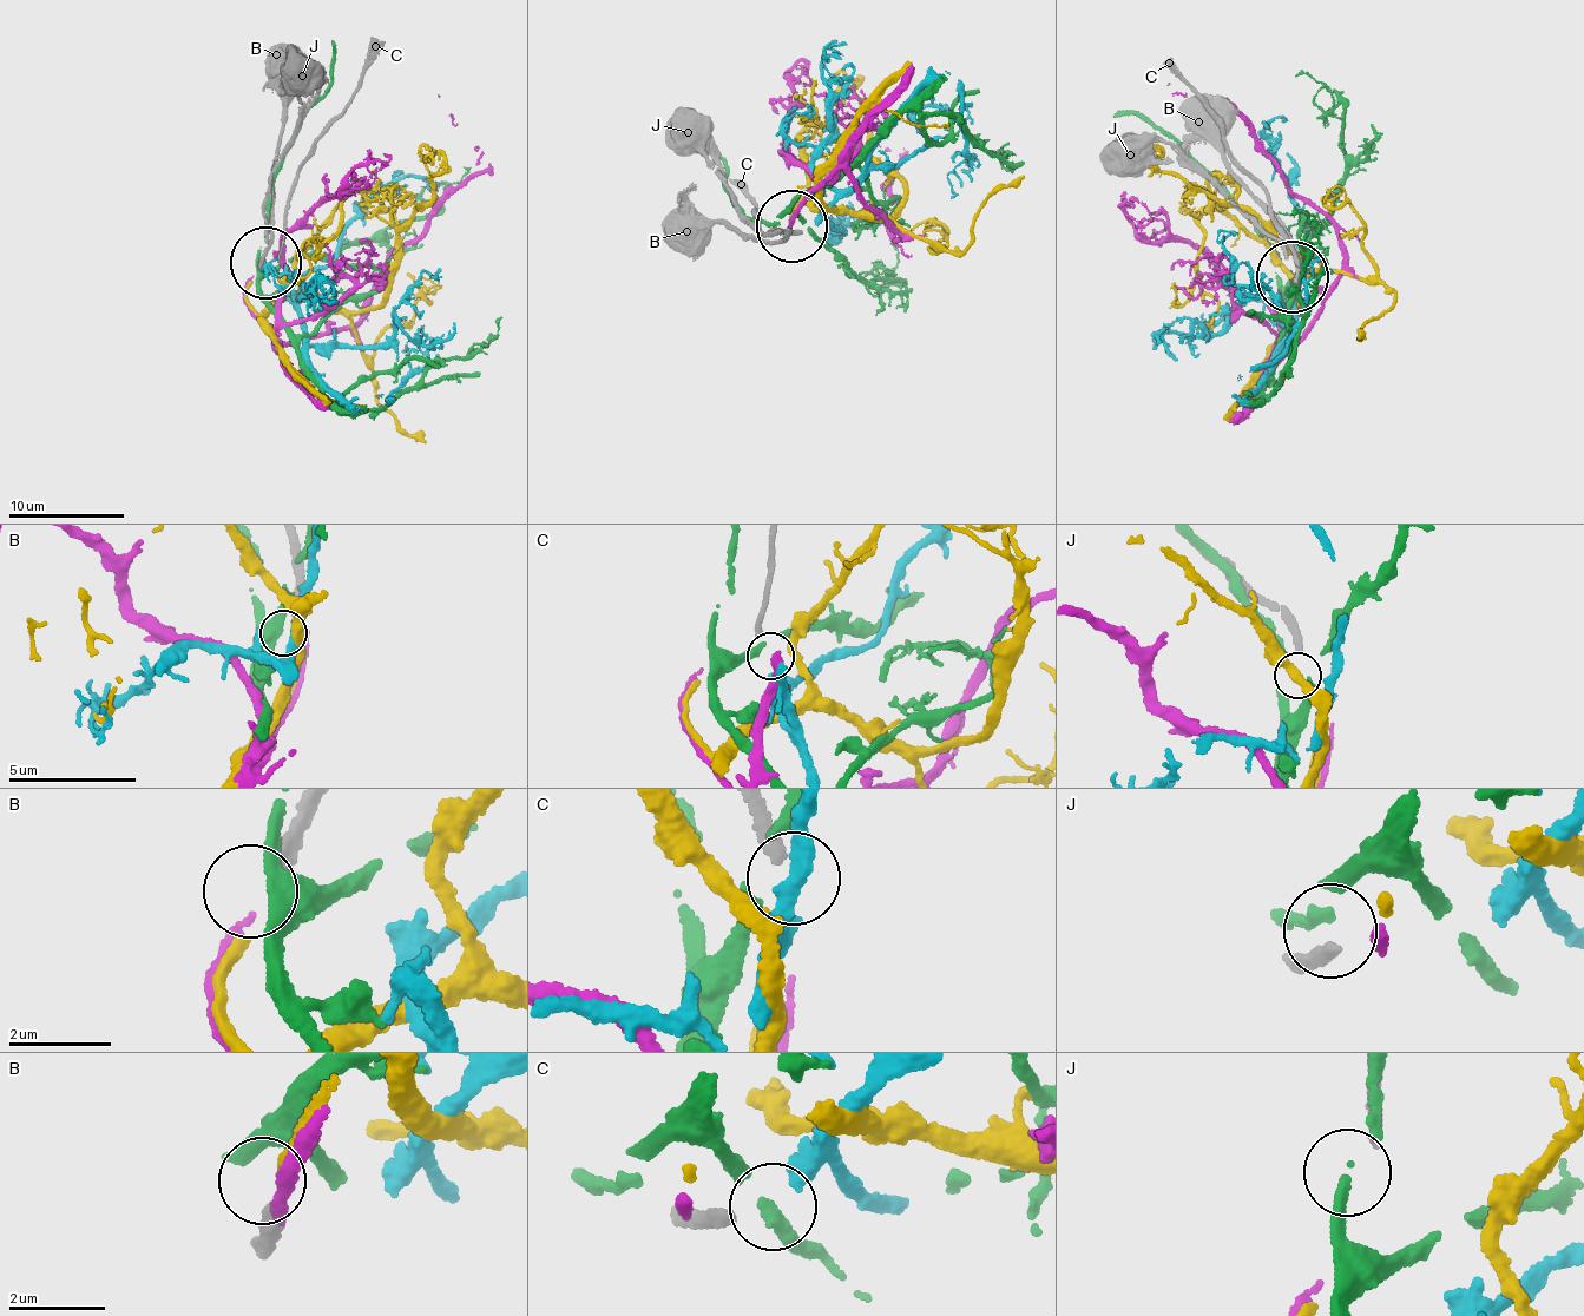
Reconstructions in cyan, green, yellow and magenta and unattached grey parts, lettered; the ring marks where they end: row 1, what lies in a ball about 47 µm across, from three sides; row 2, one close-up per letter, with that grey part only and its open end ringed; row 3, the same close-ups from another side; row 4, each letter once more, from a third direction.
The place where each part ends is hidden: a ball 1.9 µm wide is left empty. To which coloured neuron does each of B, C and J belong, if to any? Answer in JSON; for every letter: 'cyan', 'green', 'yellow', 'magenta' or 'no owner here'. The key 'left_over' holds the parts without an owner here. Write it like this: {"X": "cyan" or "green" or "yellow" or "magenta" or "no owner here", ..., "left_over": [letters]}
{"B": "yellow", "C": "cyan", "J": "no owner here", "left_over": ["J"]}

